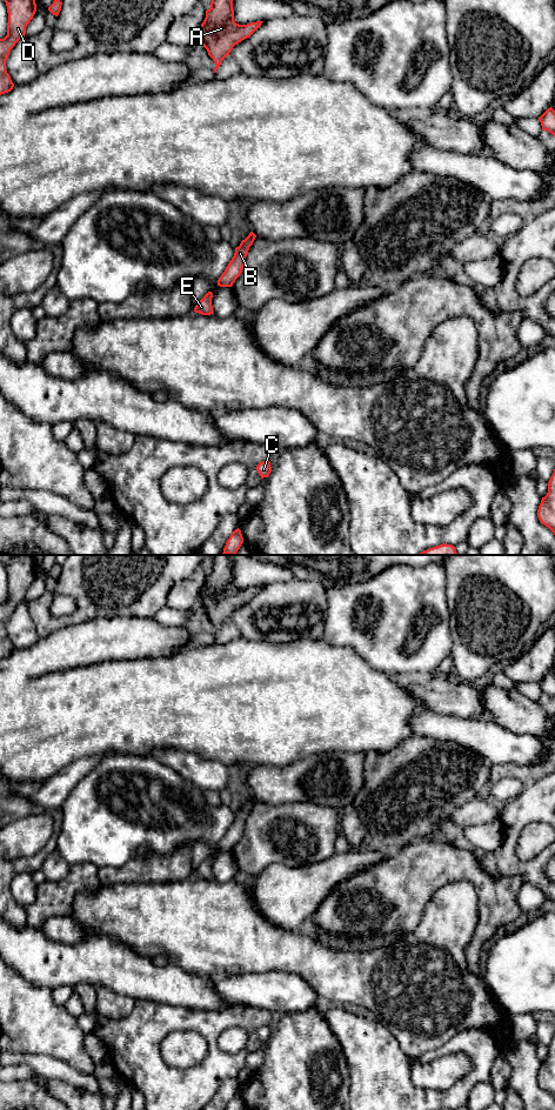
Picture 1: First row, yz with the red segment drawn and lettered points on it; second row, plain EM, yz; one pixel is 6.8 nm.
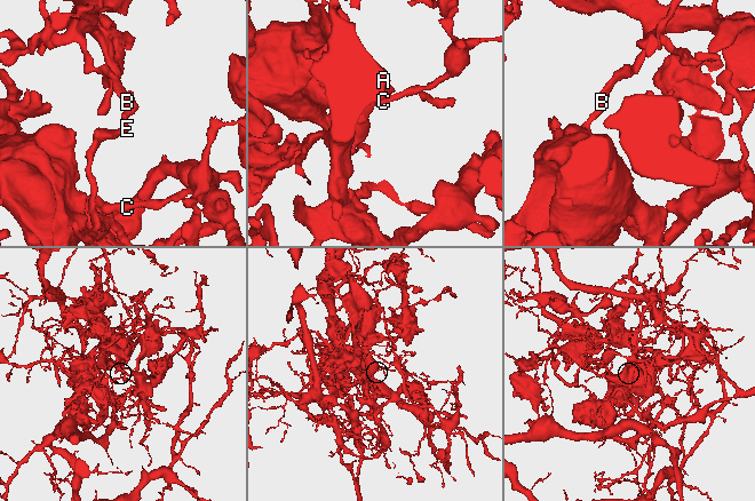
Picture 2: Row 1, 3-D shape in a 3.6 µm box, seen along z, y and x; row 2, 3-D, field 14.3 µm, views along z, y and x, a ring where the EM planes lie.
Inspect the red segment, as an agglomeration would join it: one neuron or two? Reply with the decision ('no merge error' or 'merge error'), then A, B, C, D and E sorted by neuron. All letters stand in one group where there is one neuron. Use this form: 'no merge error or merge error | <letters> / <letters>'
merge error | A C D / B E

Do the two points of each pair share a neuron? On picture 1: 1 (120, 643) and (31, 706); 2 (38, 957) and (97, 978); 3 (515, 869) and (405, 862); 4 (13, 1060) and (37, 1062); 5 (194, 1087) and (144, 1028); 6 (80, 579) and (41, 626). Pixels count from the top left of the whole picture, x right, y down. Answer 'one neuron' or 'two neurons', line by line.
1: one neuron
2: one neuron
3: two neurons
4: one neuron
5: one neuron
6: one neuron

